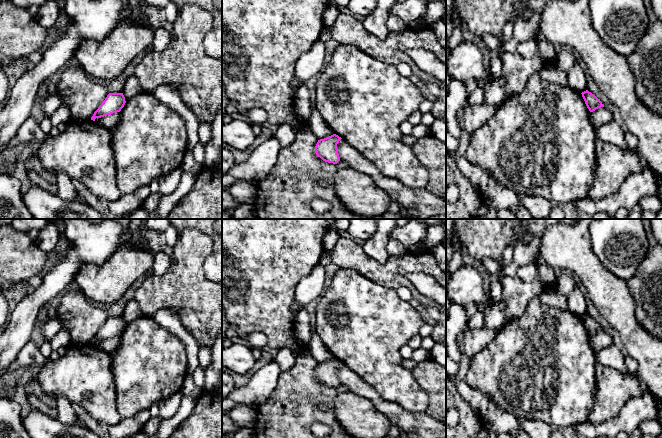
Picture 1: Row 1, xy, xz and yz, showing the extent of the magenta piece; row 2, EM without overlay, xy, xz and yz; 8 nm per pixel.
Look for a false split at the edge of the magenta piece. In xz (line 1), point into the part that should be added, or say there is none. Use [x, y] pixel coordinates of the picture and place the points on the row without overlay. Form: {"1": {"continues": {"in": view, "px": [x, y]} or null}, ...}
{"1": {"continues": null}}

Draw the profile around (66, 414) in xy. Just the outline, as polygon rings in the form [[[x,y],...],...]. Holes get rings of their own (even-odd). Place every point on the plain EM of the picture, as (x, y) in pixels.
[[[60,396],[56,398],[58,416],[57,420],[66,425],[74,425],[83,427],[78,415],[73,409],[72,404],[66,397]]]

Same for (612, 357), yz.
[[[615,345],[603,349],[596,356],[597,362],[604,366],[612,367],[615,370],[629,376],[638,376],[637,373],[630,372],[627,369],[623,354]]]

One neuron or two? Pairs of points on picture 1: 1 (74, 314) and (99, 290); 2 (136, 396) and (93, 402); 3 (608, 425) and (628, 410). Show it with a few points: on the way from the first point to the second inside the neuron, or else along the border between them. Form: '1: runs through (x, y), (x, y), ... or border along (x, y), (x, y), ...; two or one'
1: border along (79, 288), (86, 298); two
2: border along (112, 376), (115, 382), (116, 408), (122, 418); two
3: runs through (613, 425), (624, 415); one

